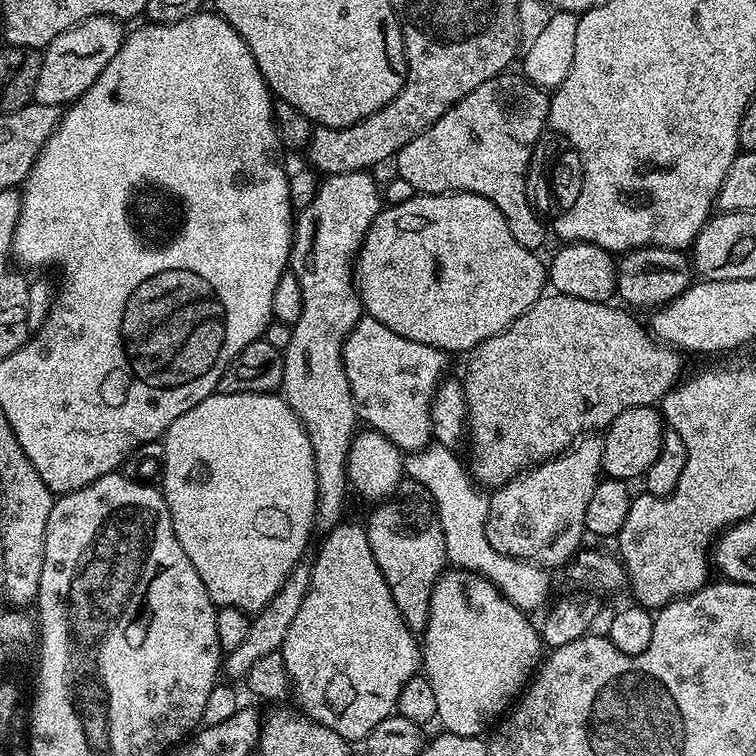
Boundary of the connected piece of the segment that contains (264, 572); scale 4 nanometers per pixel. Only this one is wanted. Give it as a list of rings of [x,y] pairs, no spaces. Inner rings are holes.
[[[219,390],[212,393],[198,406],[186,410],[175,420],[162,437],[164,445],[164,466],[162,469],[162,491],[164,501],[168,503],[168,513],[174,526],[174,534],[186,550],[186,558],[194,570],[198,570],[198,578],[202,578],[202,586],[206,586],[206,594],[210,594],[213,604],[217,609],[237,608],[249,614],[261,612],[262,609],[278,594],[278,590],[286,582],[297,564],[301,563],[304,547],[314,529],[316,519],[316,467],[314,466],[314,452],[310,446],[310,438],[304,429],[304,423],[294,414],[283,395],[270,392],[258,394],[222,394]]]

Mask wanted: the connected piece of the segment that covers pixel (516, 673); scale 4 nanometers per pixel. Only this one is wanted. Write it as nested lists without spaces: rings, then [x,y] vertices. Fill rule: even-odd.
[[[448,570],[436,580],[430,594],[428,623],[422,633],[422,672],[434,690],[434,699],[438,701],[436,720],[444,723],[444,732],[475,737],[484,734],[480,732],[487,733],[488,723],[495,721],[525,691],[542,660],[541,633],[536,624],[528,621],[528,616],[525,609],[511,604],[495,584],[477,573]]]

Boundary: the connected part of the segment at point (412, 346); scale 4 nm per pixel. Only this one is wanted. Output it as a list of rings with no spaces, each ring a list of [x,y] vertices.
[[[367,314],[361,315],[360,320],[354,326],[354,330],[350,330],[350,334],[344,343],[344,369],[346,370],[346,378],[350,382],[350,394],[352,395],[352,404],[356,408],[357,417],[359,417],[363,423],[365,420],[365,422],[368,423],[365,425],[367,425],[371,431],[381,432],[383,436],[390,438],[392,448],[396,450],[401,448],[401,453],[418,452],[422,448],[427,448],[432,440],[432,399],[436,397],[436,390],[445,379],[446,373],[444,373],[444,371],[448,368],[448,360],[450,360],[449,353],[445,352],[443,348],[435,348],[429,344],[414,342],[410,338],[406,338],[402,334],[390,330],[390,326],[378,322],[373,316]]]

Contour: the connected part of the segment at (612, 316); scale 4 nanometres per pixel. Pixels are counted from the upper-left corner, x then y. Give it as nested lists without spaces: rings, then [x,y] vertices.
[[[545,294],[504,332],[471,349],[462,387],[467,405],[466,440],[472,443],[470,476],[477,485],[488,490],[500,488],[521,472],[568,451],[581,434],[607,429],[622,410],[655,405],[676,387],[681,379],[681,353],[653,339],[631,311],[612,306]]]

